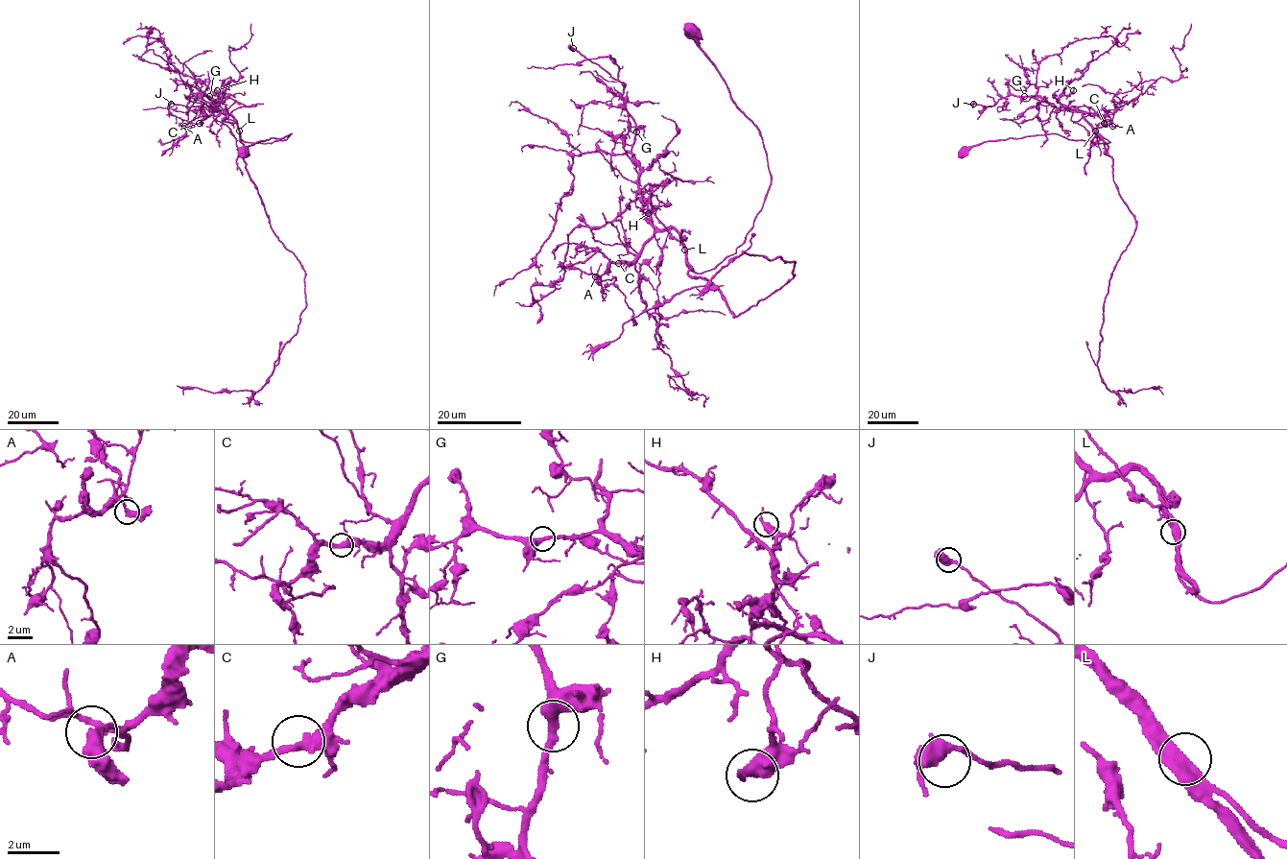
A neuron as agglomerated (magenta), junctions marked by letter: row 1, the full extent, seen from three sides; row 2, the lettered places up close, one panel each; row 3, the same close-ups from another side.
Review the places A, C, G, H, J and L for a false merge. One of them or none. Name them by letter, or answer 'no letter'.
no letter

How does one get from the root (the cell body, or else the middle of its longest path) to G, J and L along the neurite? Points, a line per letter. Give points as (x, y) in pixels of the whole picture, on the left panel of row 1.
G: (244, 153), (258, 141), (291, 133), (271, 143), (244, 142), (236, 121), (214, 111), (209, 96)
J: (244, 153), (291, 133), (271, 143), (244, 142), (236, 121), (214, 111), (208, 96), (198, 106), (171, 104)
L: (244, 153), (258, 141), (291, 133), (286, 139), (271, 143), (249, 142), (240, 138), (239, 131)

